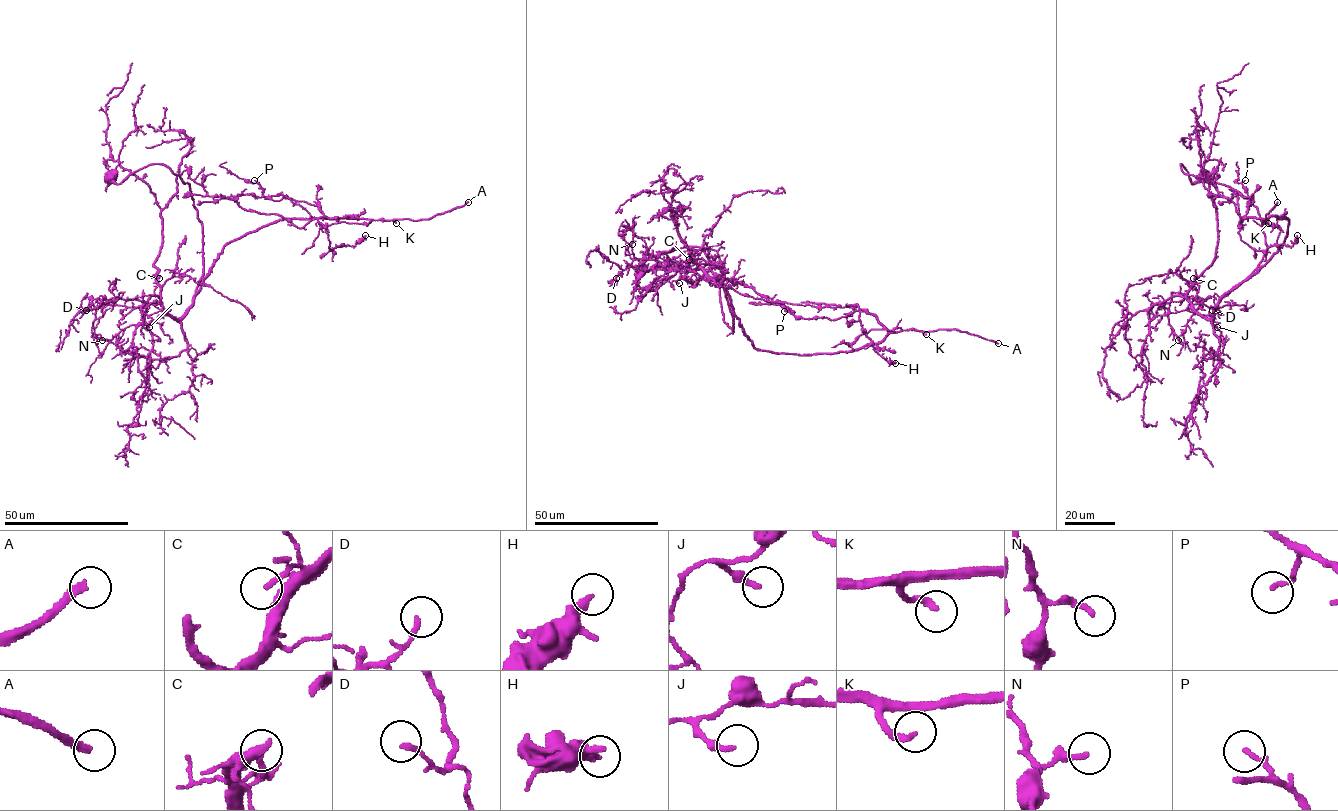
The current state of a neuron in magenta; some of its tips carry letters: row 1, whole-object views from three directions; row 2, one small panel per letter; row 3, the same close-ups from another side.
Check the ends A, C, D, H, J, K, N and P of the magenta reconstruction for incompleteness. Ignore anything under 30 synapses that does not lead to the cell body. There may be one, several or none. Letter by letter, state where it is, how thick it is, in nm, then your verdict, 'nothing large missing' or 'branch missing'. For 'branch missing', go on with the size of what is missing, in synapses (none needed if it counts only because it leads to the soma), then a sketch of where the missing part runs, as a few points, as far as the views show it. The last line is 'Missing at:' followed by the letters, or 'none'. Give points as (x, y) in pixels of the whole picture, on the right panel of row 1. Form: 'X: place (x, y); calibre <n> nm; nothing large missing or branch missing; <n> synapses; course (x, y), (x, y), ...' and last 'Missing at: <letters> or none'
A: place (1277, 202); calibre 280 nm; branch missing; 300 synapses; course (1277, 202), (1292, 183), (1282, 182), (1262, 209), (1244, 208), (1238, 201), (1243, 183), (1189, 164), (1176, 105)
C: place (1193, 278); calibre 140 nm; nothing large missing
D: place (1212, 310); calibre 190 nm; nothing large missing
H: place (1297, 235); calibre 320 nm; nothing large missing
J: place (1217, 327); calibre 220 nm; nothing large missing
K: place (1268, 223); calibre 200 nm; branch missing; 50 synapses; course (1268, 223), (1294, 254), (1290, 268)
N: place (1178, 340); calibre 200 nm; nothing large missing
P: place (1245, 180); calibre 150 nm; nothing large missing
Missing at: A, K

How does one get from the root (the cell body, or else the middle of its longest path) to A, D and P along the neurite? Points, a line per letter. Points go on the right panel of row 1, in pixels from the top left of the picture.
A: (1205, 177), (1180, 164), (1258, 211), (1267, 253), (1247, 278), (1284, 243), (1289, 220), (1264, 220), (1277, 202)
D: (1205, 177), (1193, 184), (1180, 164), (1245, 197), (1267, 246), (1212, 318), (1193, 298), (1213, 297), (1212, 310)
P: (1205, 177), (1193, 184), (1180, 164), (1258, 211), (1267, 253), (1248, 278), (1289, 220), (1244, 218), (1245, 180)

